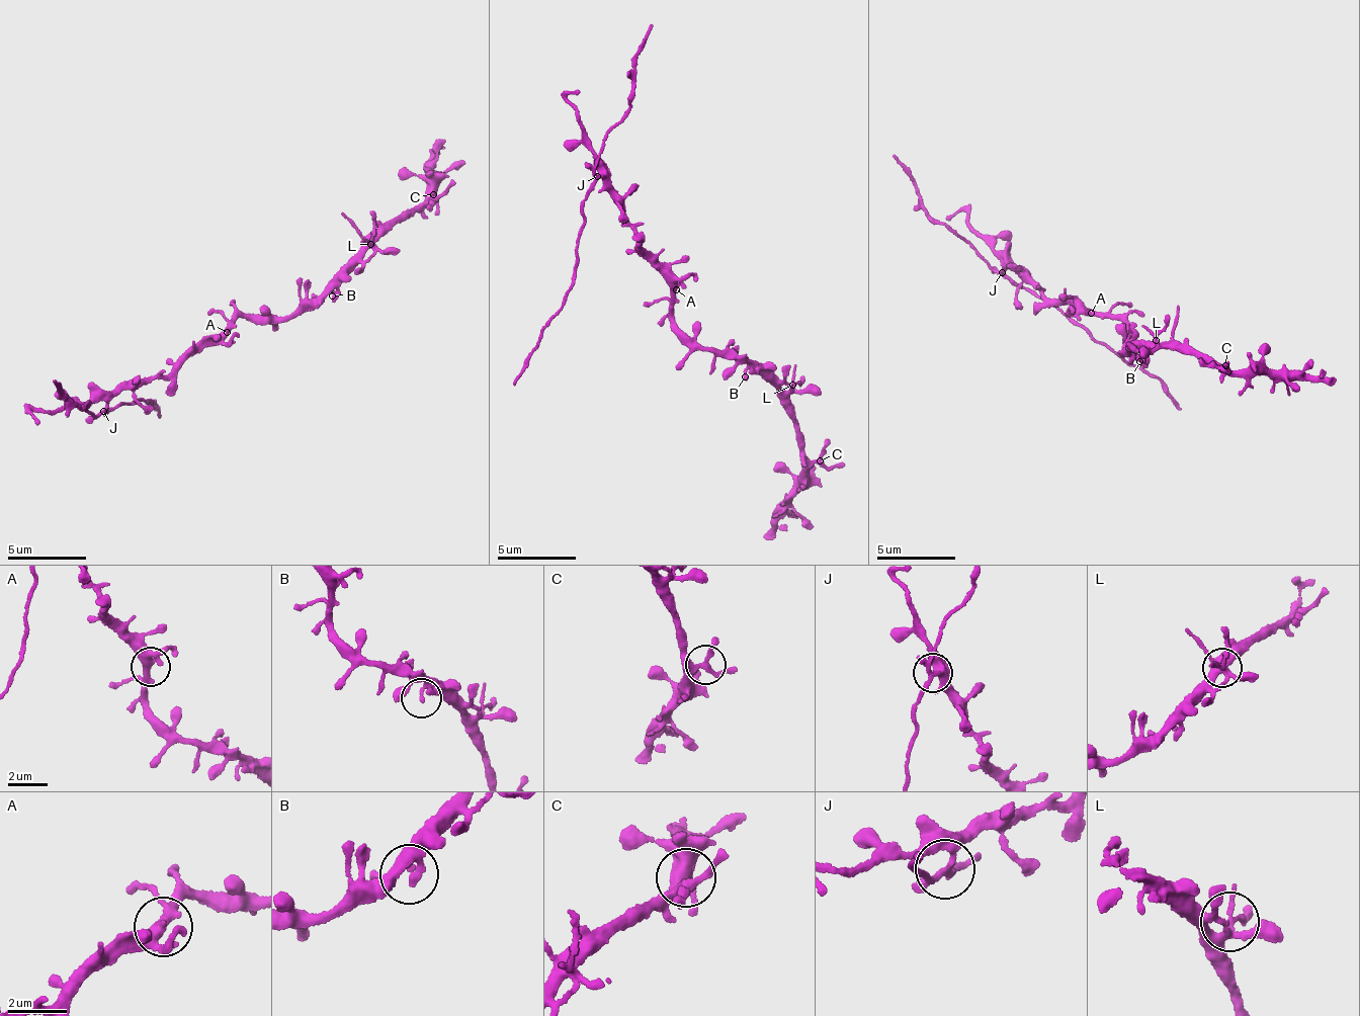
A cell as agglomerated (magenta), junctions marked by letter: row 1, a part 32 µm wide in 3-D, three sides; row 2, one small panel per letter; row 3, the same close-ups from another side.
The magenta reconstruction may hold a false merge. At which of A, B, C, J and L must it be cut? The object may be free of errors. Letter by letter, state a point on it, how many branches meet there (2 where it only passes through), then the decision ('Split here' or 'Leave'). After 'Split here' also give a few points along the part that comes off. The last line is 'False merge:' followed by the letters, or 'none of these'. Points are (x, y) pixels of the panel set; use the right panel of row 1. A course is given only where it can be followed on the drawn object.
A: Place: (1091, 313). Branches: 3. Leave
B: Place: (1139, 361). Branches: 1. Leave
C: Place: (1225, 365). Branches: 4. Leave
J: Place: (1002, 272). Branches: 4. Split here. Course of the part to remove: (1003, 273), (1159, 382), (1178, 411)
L: Place: (1156, 340). Branches: 4. Leave
False merge: J

